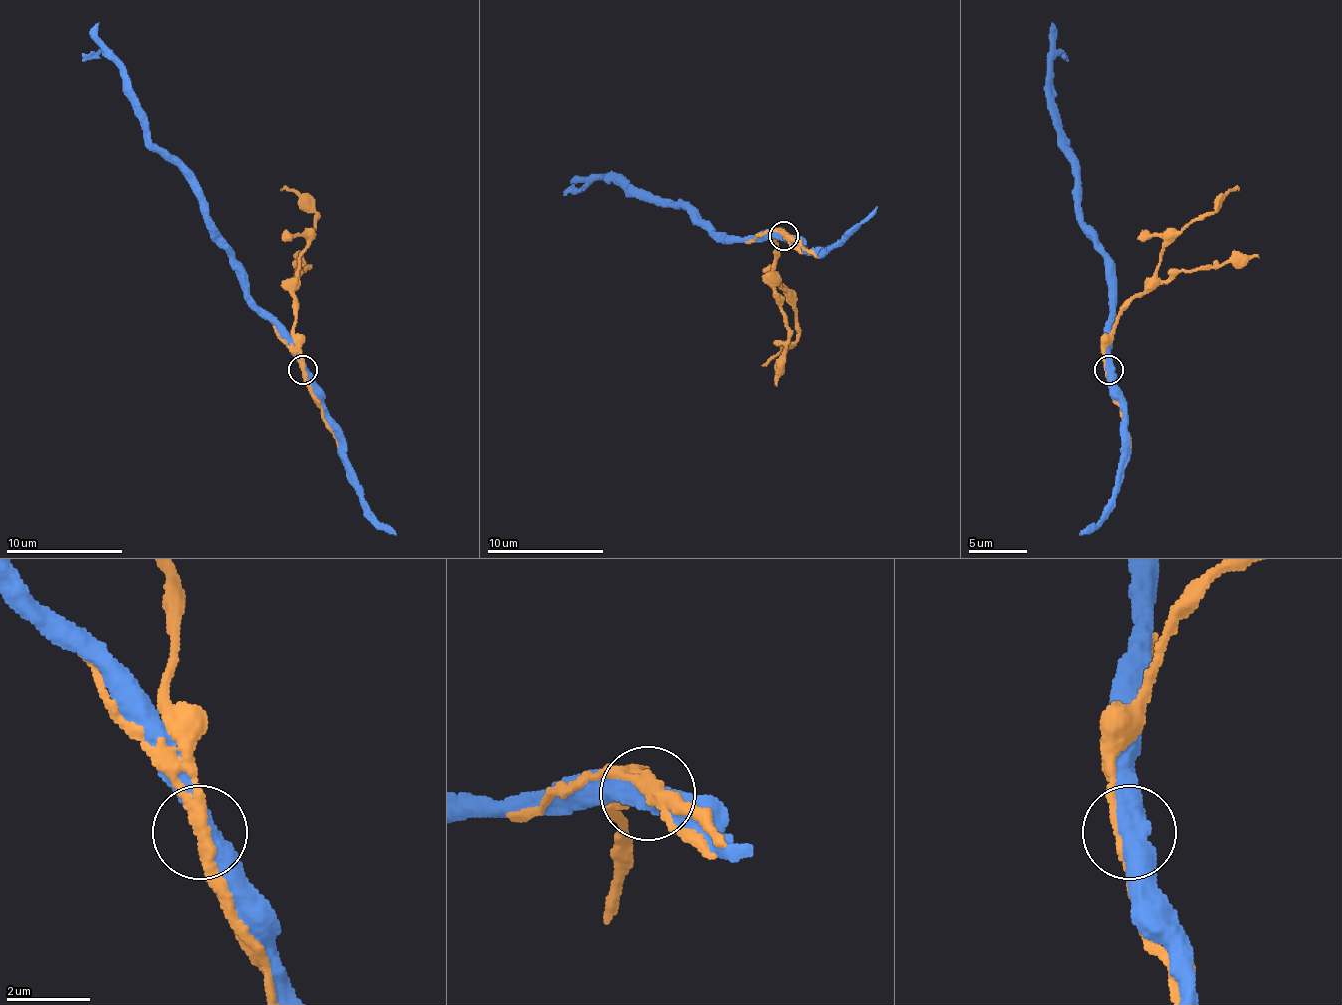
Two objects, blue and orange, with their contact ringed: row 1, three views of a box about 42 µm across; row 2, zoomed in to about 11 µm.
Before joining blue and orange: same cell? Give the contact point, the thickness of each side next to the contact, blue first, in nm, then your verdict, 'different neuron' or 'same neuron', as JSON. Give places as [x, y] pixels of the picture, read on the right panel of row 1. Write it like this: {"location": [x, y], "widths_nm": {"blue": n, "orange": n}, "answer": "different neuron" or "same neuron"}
{"location": [1108, 370], "widths_nm": {"blue": 480, "orange": 240}, "answer": "same neuron"}

